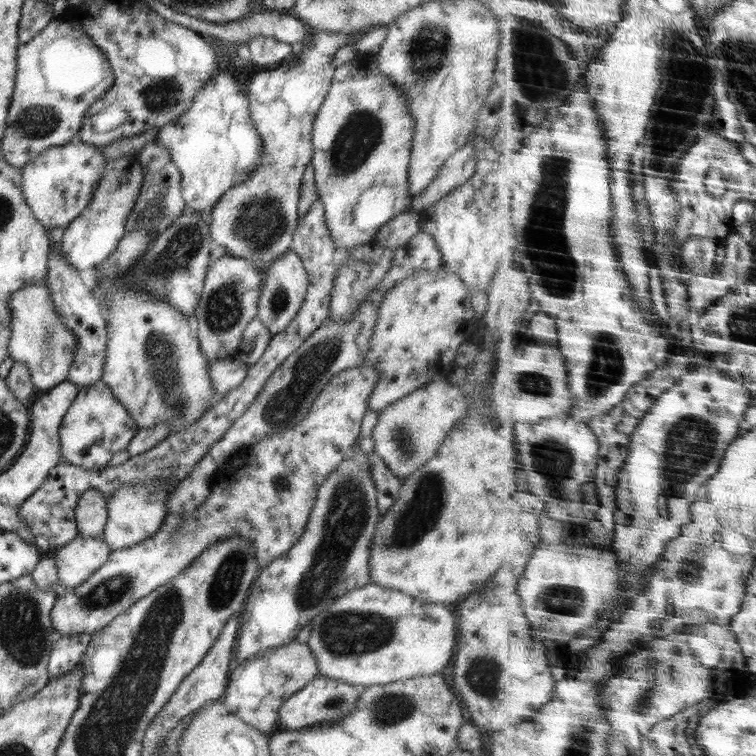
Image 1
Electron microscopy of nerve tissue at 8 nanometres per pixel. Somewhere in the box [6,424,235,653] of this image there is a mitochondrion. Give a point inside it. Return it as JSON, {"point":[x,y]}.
{"point":[108,592]}

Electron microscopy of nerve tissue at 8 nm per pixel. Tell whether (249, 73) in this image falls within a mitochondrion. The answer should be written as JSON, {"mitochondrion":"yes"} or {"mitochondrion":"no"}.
{"mitochondrion":"no"}

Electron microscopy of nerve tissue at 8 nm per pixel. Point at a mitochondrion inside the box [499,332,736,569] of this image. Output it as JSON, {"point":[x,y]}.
{"point":[687,452]}

